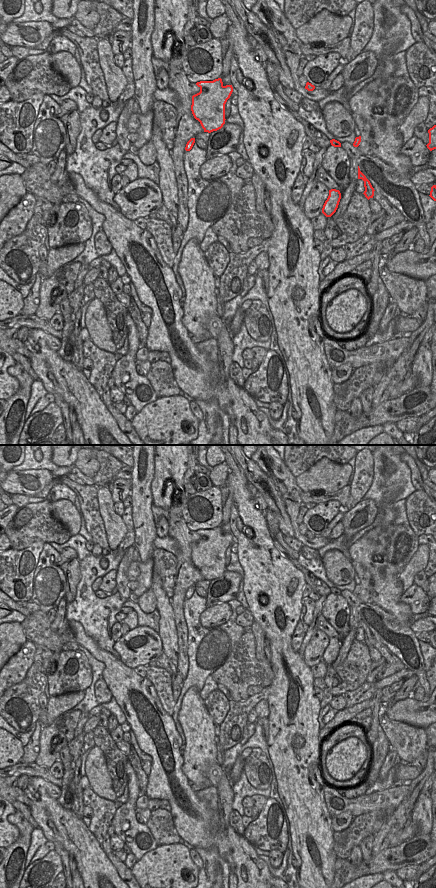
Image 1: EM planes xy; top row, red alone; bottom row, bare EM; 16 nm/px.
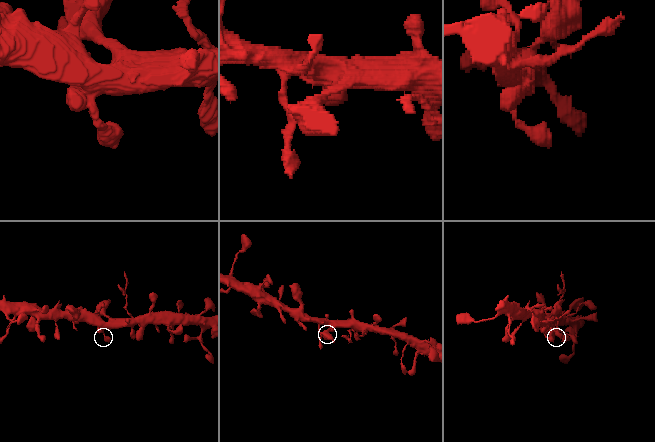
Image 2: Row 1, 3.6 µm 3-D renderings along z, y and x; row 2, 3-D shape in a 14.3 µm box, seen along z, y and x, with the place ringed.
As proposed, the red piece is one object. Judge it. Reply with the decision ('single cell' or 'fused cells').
fused cells

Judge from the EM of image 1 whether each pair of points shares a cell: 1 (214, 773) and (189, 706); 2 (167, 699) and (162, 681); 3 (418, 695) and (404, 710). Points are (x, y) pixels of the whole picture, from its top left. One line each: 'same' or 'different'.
1: different
2: same
3: different

